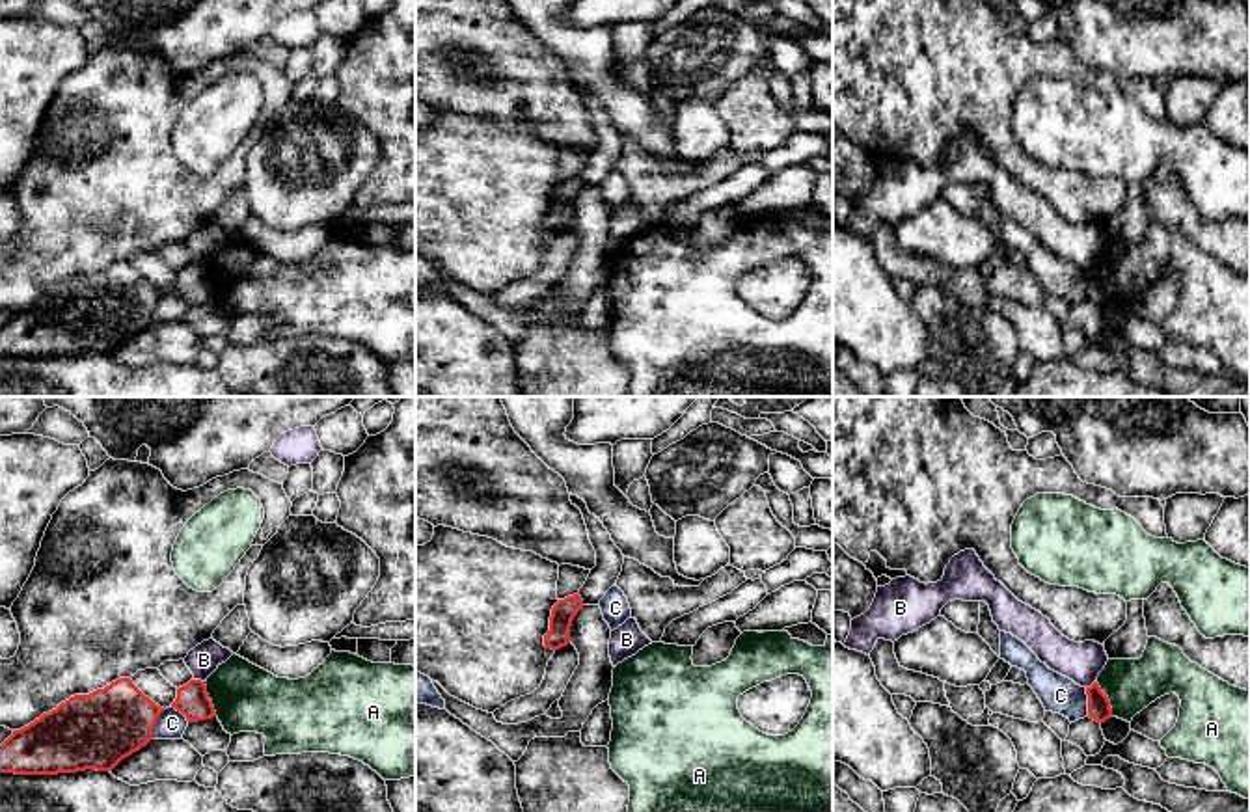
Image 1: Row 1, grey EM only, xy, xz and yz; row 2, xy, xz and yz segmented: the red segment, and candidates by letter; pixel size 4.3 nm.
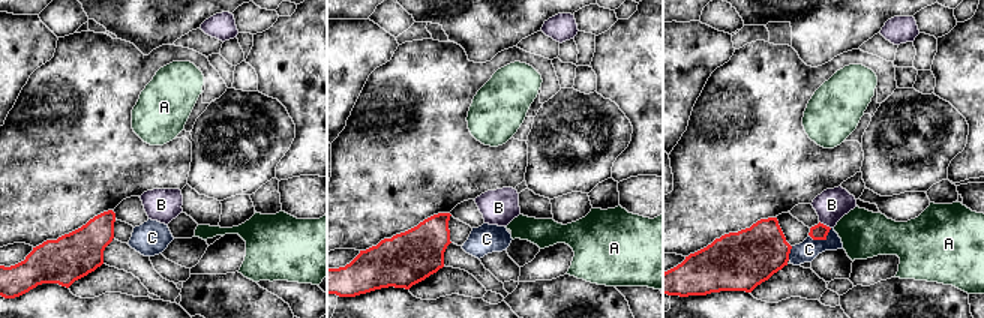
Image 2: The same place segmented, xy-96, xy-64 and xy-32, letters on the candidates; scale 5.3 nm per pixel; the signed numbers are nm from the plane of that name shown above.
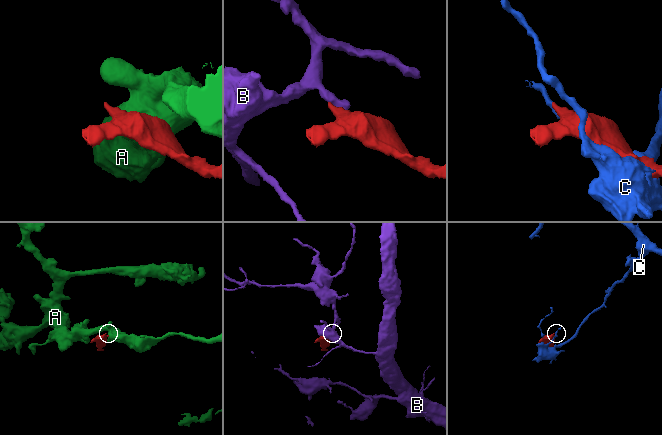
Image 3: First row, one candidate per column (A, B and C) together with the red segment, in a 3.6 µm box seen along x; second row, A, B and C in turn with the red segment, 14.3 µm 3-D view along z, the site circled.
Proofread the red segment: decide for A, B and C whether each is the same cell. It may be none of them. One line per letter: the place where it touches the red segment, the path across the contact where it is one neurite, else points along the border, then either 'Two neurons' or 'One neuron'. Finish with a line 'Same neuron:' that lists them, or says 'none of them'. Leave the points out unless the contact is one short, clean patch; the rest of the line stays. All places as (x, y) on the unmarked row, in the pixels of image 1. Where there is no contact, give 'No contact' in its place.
A: Touches red at yz (1107, 282). Two neurons
B: Touches red at xy (200, 263). Boundary: xy (194, 261), (203, 265). Two neurons
C: Touches red at xy (155, 306). Two neurons
Same neuron: none of them

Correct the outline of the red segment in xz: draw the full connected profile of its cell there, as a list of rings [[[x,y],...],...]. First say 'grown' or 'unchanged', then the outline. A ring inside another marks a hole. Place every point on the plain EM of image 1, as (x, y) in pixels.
unchanged; [[[577,177],[559,183],[550,199],[550,214],[544,218],[544,229],[559,233],[570,225],[570,209],[577,194],[583,190],[583,183]]]

